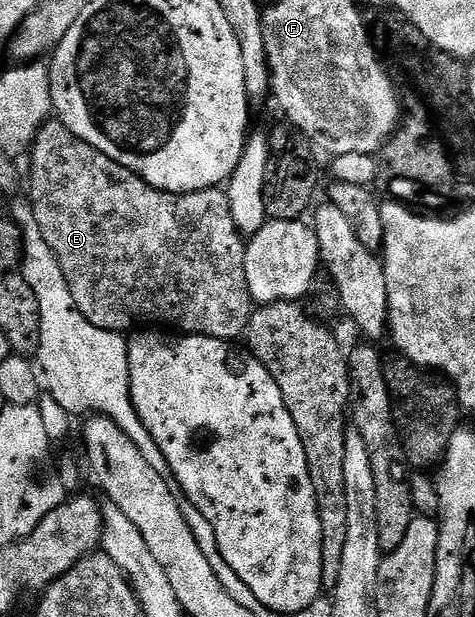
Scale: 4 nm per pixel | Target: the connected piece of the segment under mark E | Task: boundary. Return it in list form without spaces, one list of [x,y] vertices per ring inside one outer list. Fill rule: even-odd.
[[[58,118],[48,119],[40,128],[34,144],[31,146],[29,161],[31,160],[31,192],[29,199],[33,206],[33,214],[37,214],[37,224],[41,234],[45,234],[45,242],[49,242],[49,250],[57,254],[57,262],[61,262],[61,270],[65,274],[65,282],[69,282],[69,294],[73,294],[75,308],[93,326],[101,330],[109,330],[120,334],[130,333],[140,326],[159,326],[164,324],[167,328],[176,328],[176,333],[189,336],[208,336],[218,340],[235,342],[246,333],[247,324],[251,320],[253,301],[249,294],[249,286],[245,278],[245,254],[247,245],[245,237],[238,226],[233,222],[233,214],[229,206],[229,198],[222,187],[206,188],[200,192],[162,192],[149,182],[145,182],[136,172],[113,162],[101,150],[89,146],[73,130],[69,130]]]

